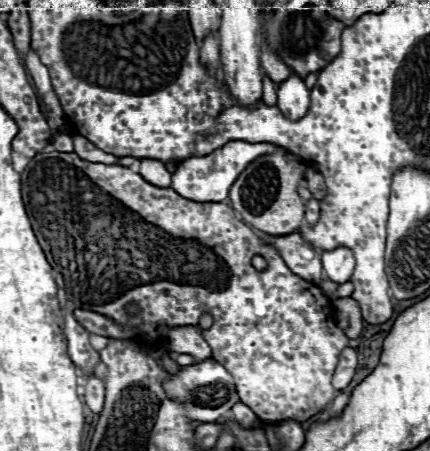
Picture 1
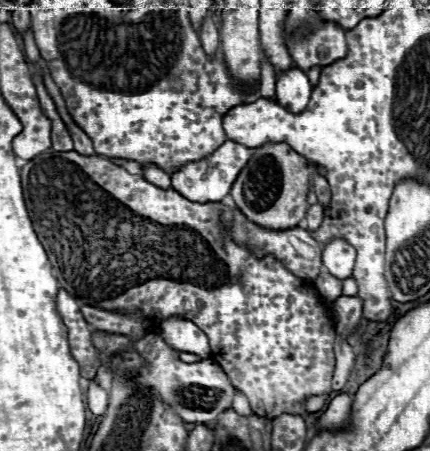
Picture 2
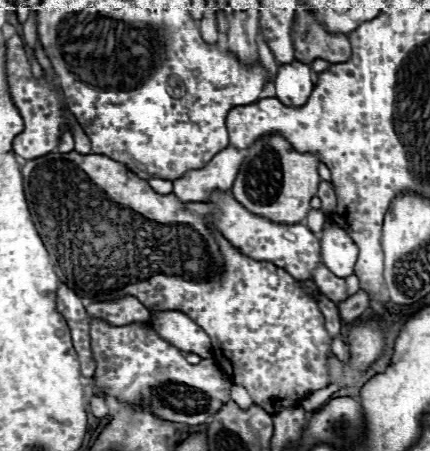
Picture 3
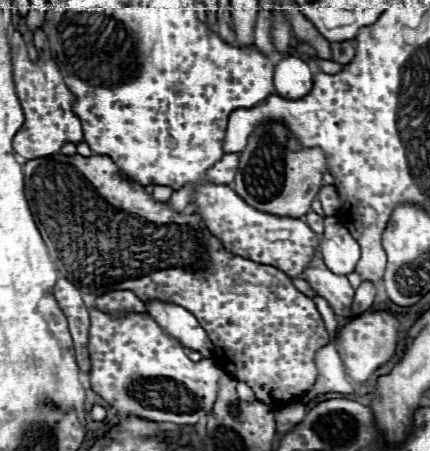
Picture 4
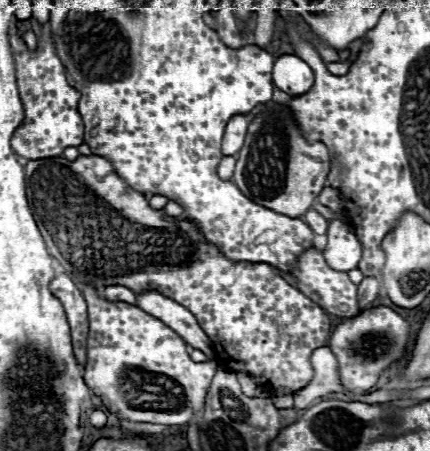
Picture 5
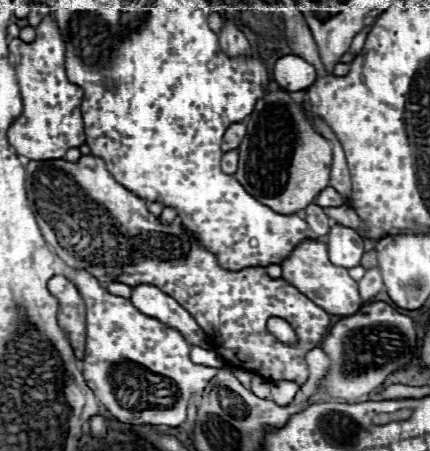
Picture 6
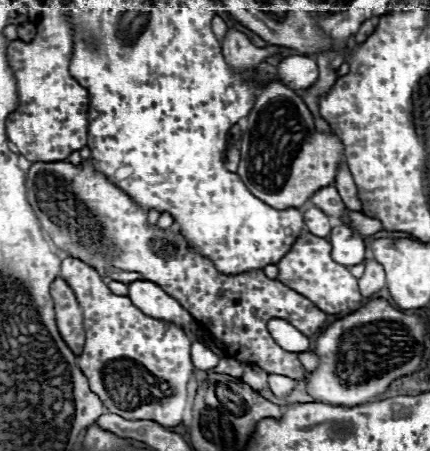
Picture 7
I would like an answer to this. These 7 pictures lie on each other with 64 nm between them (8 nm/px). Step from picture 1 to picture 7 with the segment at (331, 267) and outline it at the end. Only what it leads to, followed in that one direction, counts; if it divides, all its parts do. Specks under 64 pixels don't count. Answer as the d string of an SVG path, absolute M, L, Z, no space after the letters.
M340 224L332 228L330 244L332 244L332 258L338 264L354 266L364 262L364 240L350 226Z

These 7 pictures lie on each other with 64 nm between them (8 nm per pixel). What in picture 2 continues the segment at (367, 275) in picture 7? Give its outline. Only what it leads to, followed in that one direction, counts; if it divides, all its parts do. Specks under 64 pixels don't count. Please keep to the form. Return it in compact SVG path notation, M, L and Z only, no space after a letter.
M340 296L334 302L334 310L336 310L336 318L338 318L338 334L342 336L350 336L360 320L362 320L362 306L364 302L358 296Z

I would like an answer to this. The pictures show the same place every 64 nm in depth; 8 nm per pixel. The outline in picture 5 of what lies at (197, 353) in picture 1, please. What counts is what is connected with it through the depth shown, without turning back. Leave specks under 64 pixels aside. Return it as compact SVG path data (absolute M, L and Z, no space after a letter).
M142 292L136 296L136 306L150 316L162 320L168 328L172 328L186 344L196 350L202 350L206 356L212 356L212 342L204 334L193 314L172 298L160 296L160 292Z

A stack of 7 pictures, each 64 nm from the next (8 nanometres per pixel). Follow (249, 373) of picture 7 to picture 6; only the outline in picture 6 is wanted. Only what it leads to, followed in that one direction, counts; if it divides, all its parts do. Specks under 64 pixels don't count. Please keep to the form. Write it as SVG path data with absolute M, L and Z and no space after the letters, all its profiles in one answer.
M250 372L250 376L252 376L250 390L252 390L256 396L260 396L260 398L268 398L268 394L270 394L270 382L264 380L264 376L260 376L260 374L256 374L256 372Z

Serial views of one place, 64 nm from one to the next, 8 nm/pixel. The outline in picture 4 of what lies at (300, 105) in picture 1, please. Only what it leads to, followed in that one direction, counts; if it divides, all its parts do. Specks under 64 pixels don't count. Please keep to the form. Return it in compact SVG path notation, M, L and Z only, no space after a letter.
M286 56L274 68L274 88L286 100L298 100L312 90L312 72L302 58Z

